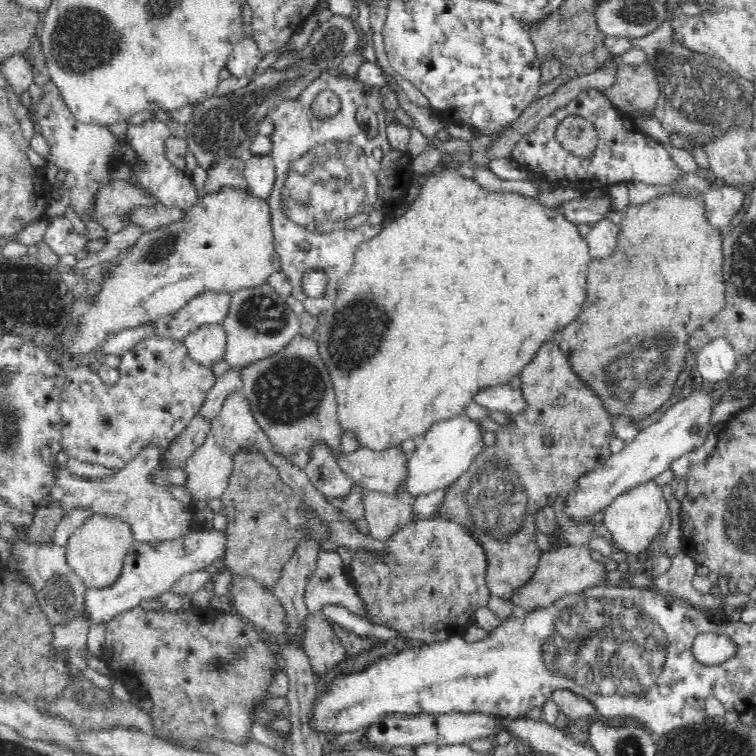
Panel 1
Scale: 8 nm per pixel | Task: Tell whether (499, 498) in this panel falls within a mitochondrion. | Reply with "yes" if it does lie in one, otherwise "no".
yes

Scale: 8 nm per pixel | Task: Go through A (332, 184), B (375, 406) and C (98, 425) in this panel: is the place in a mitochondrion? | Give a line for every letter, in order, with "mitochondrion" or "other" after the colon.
A: mitochondrion
B: other
C: mitochondrion

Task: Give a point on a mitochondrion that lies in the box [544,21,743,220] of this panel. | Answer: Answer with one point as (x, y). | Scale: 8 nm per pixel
(693, 88)

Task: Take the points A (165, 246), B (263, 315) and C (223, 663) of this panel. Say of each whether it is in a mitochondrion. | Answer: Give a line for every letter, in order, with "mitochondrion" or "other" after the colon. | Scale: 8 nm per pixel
A: mitochondrion
B: mitochondrion
C: mitochondrion

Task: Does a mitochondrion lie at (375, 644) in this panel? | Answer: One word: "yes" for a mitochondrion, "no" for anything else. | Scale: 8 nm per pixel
no

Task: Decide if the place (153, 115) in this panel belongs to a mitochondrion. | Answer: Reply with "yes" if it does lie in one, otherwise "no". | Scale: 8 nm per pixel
no

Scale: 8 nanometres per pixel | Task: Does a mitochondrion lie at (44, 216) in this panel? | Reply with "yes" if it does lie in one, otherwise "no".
no

